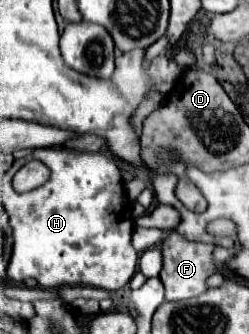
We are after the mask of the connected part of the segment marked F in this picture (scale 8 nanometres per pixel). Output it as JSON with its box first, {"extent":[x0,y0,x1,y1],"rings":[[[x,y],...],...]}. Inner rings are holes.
{"extent":[159,232,217,302],"rings":[[[169,232],[163,240],[163,270],[159,274],[163,286],[165,286],[165,300],[177,302],[187,300],[199,294],[205,294],[209,290],[207,278],[217,272],[217,264],[213,260],[213,244],[205,242],[191,242],[183,238],[179,232]]]}

